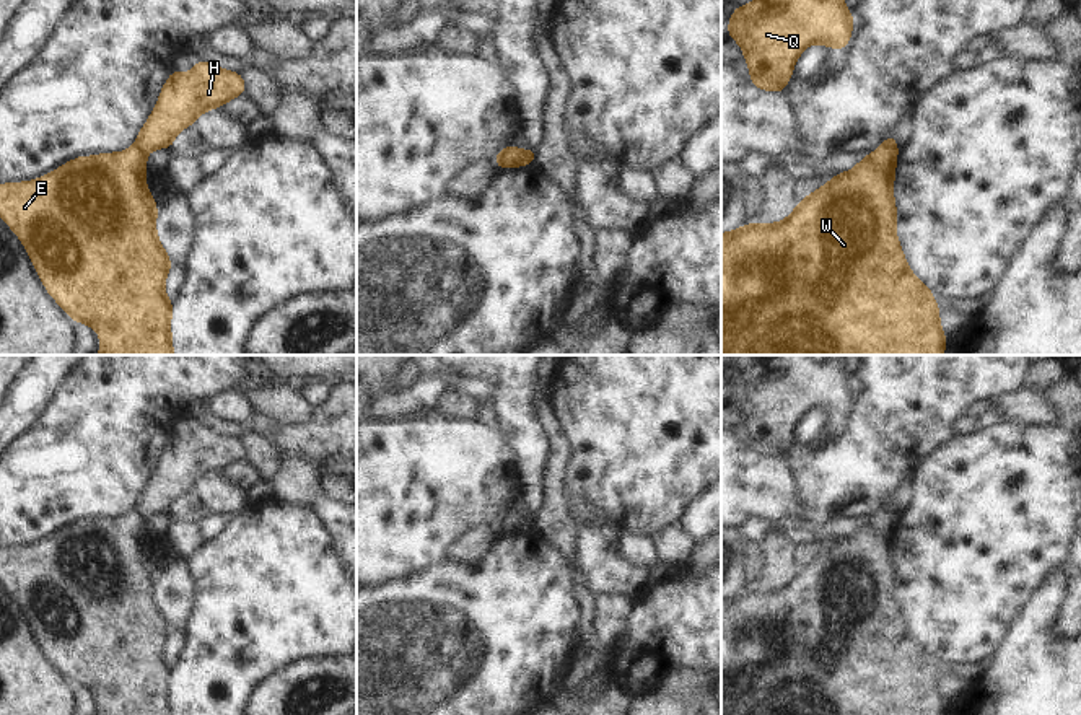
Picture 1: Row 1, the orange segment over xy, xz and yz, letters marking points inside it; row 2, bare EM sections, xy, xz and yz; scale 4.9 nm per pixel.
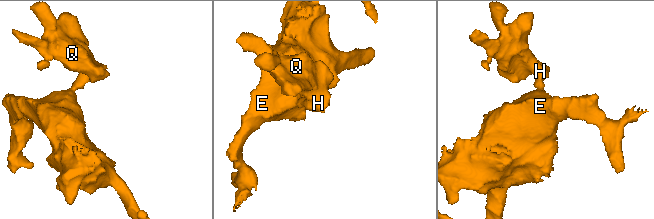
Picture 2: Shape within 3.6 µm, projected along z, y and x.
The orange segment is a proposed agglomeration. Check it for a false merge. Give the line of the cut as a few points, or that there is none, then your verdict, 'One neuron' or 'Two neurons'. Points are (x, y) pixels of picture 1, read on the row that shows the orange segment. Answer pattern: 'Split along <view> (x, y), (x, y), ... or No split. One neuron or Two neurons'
Split along yz (883, 145), (897, 149). Two neurons.

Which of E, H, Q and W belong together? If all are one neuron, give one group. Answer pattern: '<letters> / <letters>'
E W / H Q

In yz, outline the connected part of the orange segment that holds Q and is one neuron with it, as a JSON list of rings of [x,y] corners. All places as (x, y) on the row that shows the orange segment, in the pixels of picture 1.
[[[754,0],[736,7],[728,36],[744,50],[752,85],[785,93],[798,55],[812,42],[847,50],[853,24],[843,0]]]

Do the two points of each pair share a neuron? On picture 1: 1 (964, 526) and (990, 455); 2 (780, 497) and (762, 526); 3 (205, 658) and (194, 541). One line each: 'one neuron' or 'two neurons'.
1: one neuron
2: two neurons
3: two neurons

